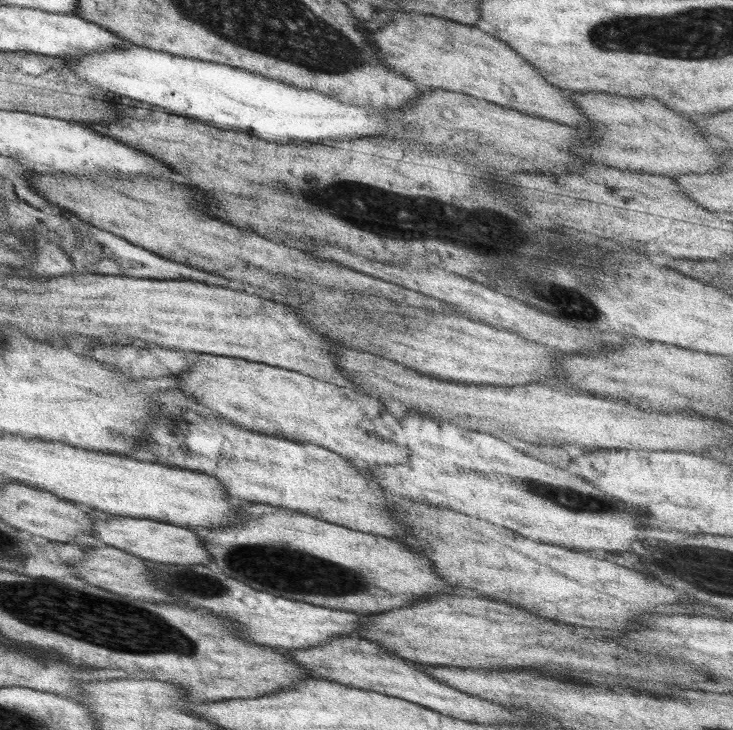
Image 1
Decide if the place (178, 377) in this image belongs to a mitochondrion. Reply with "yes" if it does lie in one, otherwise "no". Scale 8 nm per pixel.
no

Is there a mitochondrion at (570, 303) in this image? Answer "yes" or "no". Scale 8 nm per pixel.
yes

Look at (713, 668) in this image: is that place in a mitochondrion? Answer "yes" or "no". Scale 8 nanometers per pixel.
no

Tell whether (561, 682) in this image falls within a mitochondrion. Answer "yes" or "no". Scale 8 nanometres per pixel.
yes

